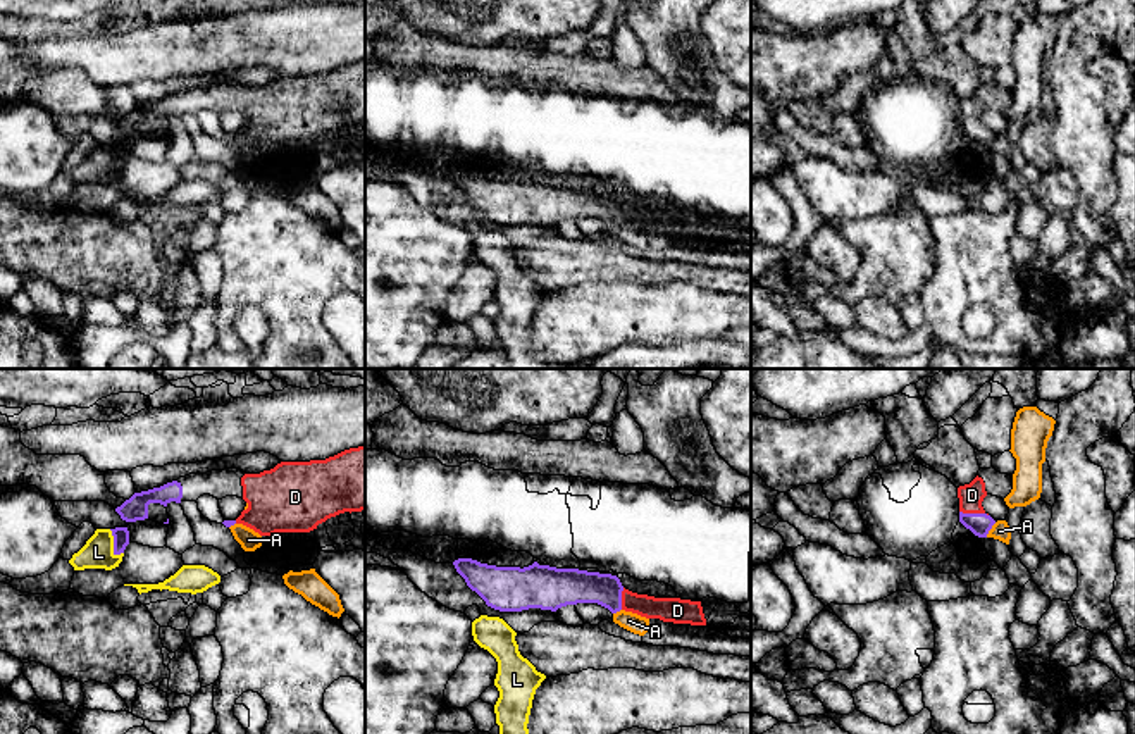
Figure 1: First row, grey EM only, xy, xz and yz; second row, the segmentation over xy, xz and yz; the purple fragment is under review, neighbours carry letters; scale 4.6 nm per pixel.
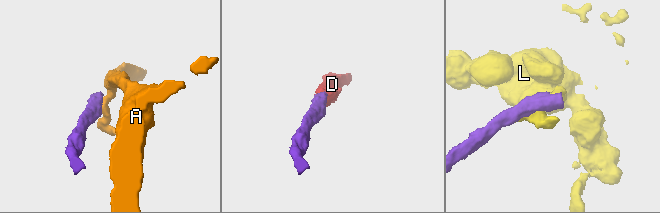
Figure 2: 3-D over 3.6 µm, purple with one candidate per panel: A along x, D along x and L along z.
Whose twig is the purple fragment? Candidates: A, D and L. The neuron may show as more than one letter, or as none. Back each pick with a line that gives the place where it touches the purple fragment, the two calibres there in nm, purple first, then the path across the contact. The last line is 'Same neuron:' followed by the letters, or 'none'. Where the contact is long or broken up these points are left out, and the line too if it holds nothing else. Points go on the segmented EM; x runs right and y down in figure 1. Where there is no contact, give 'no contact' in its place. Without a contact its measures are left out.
D: yz (973, 514) | 100/120 nm | across yz (979, 524), (973, 514), (972, 495)
Same neuron: D

